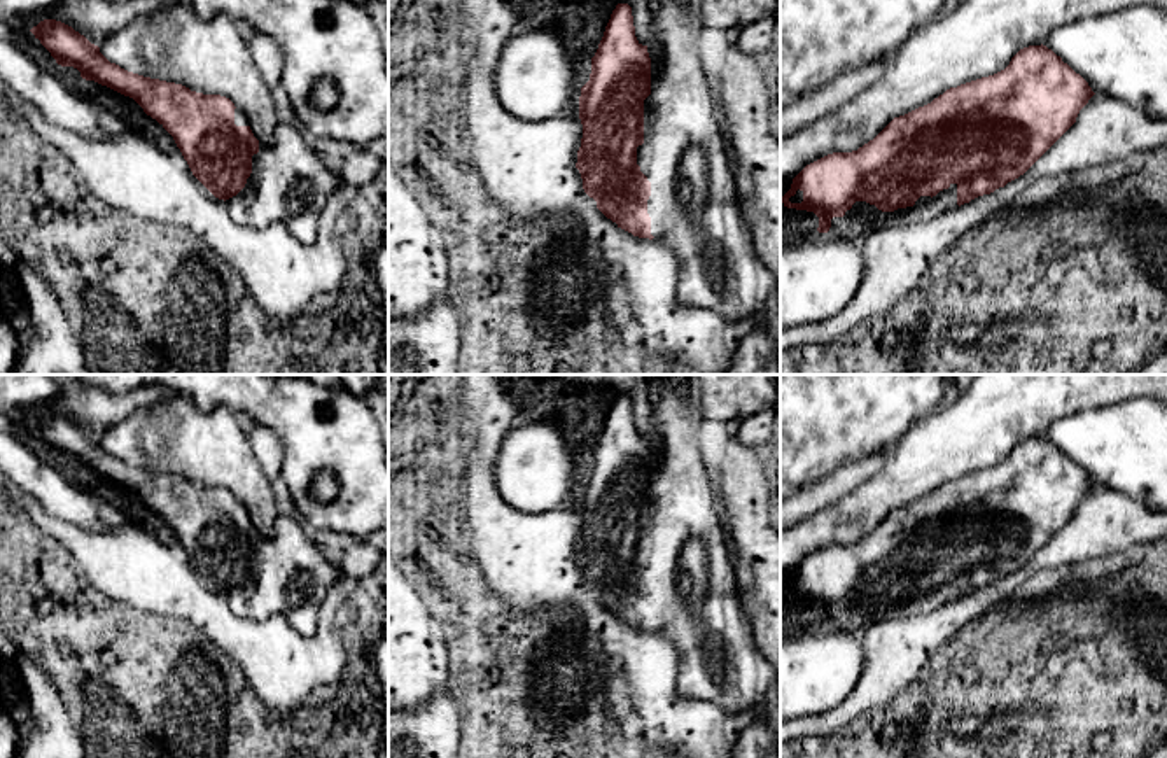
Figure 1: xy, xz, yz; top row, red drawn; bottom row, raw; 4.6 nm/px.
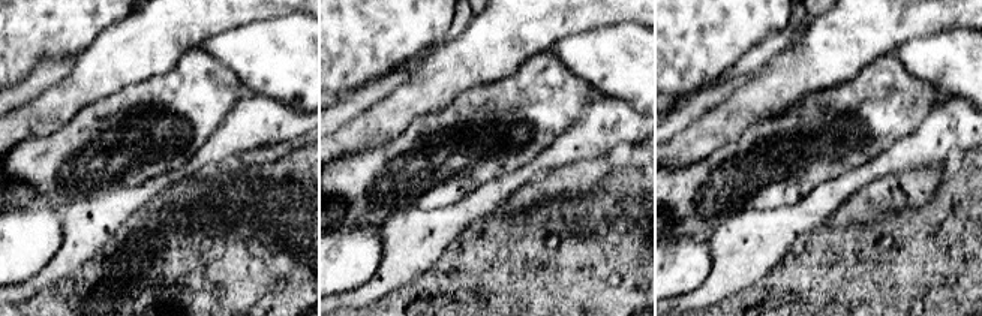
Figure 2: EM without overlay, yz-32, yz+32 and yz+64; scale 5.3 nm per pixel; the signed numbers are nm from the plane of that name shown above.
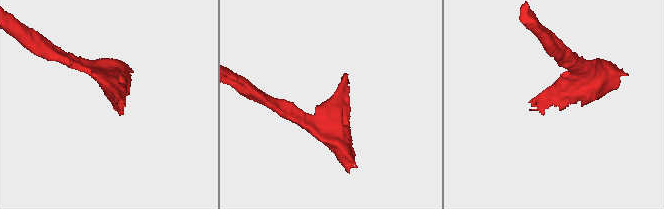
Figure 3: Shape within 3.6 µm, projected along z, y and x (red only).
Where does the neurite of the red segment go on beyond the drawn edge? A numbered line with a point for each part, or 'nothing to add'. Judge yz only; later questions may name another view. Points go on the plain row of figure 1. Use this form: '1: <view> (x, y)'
1: yz (863, 611)

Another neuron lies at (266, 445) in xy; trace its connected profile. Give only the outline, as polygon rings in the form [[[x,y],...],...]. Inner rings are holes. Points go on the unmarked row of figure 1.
[[[255,422],[248,439],[264,476],[273,481],[282,474],[283,445],[280,434],[276,434],[271,427]]]

